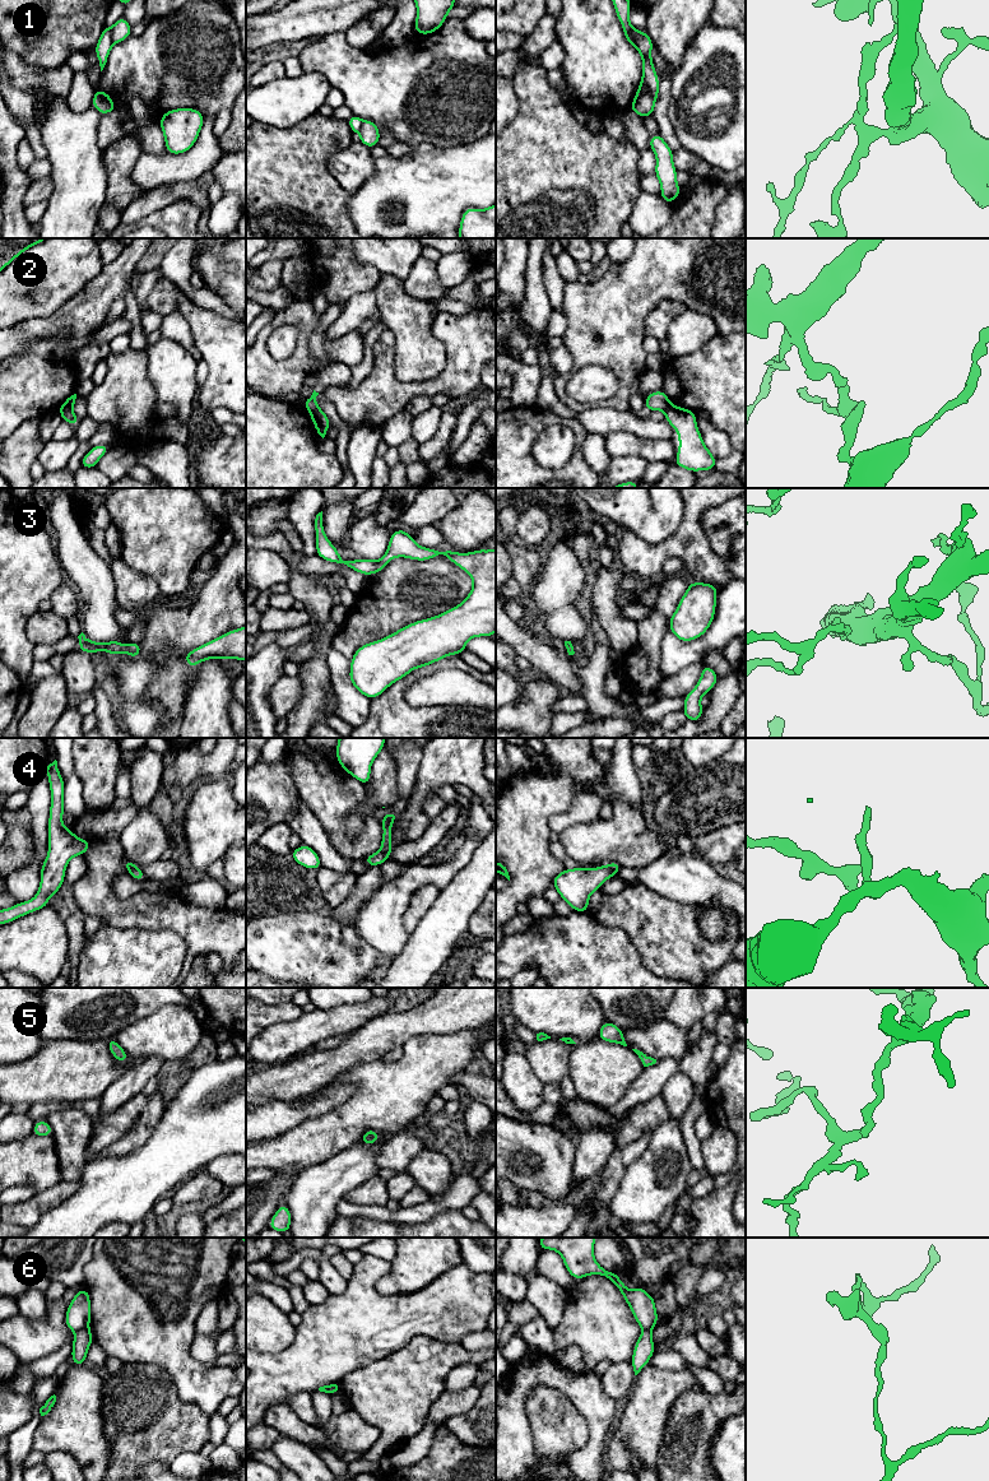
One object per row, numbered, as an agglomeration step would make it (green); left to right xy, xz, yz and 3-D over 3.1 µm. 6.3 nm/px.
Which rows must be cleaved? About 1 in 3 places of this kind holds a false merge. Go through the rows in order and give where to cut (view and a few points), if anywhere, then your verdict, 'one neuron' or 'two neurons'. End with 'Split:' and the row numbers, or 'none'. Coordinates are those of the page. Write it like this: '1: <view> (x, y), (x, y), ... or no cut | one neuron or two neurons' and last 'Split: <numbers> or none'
1: yz (631, 27), (639, 49) | two neurons
2: xy (72, 407), (60, 413) | two neurons
3: no cut | one neuron
4: xz (380, 849), (389, 858) | two neurons
5: no cut | one neuron
6: xy (87, 1326), (75, 1332) | two neurons
Split: 1, 2, 4, 6

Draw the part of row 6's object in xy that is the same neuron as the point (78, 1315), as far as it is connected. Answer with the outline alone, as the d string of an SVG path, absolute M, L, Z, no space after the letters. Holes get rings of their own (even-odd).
M85 1287L79 1290L74 1299L69 1303L65 1324L70 1331L79 1331L88 1327L92 1318L90 1297Z

